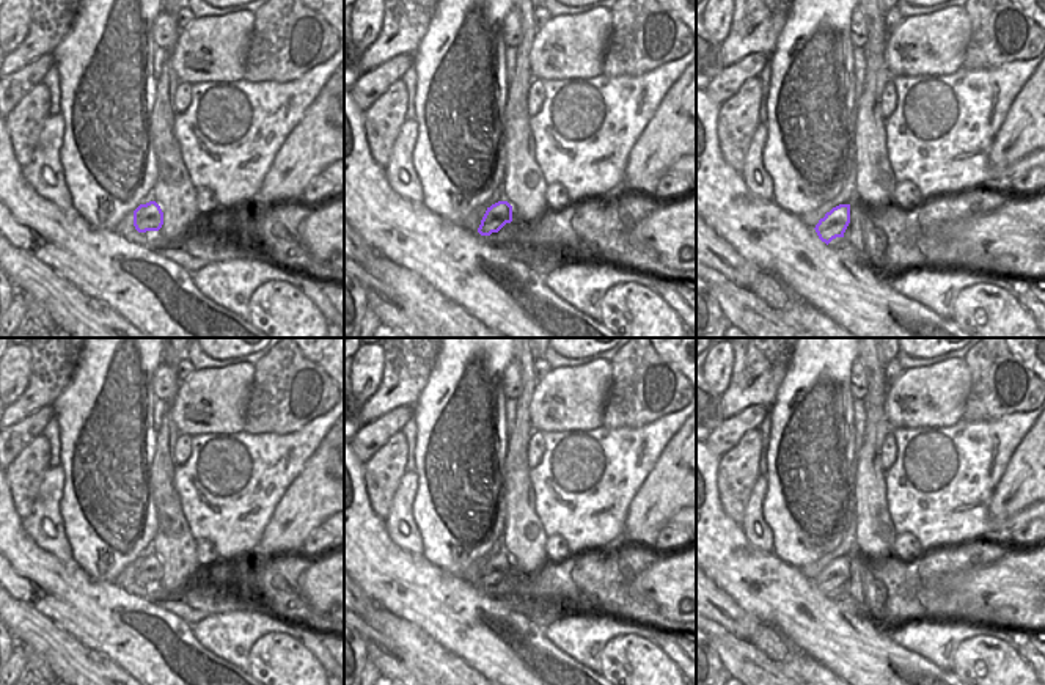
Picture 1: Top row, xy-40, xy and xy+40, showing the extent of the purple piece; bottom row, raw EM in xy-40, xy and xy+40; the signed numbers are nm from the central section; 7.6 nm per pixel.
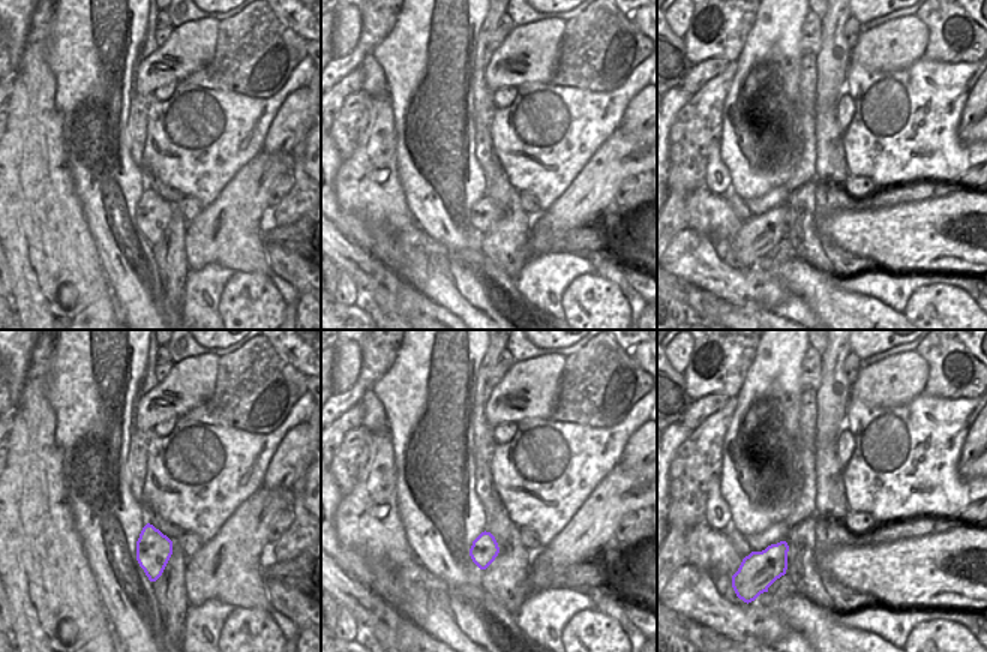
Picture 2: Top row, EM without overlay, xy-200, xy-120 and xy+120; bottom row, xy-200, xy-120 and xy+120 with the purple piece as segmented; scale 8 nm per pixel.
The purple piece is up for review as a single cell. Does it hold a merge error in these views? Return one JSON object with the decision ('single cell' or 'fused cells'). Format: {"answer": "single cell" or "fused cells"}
{"answer": "single cell"}

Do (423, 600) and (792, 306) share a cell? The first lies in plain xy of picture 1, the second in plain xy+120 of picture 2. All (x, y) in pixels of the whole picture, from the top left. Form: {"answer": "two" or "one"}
{"answer": "two"}

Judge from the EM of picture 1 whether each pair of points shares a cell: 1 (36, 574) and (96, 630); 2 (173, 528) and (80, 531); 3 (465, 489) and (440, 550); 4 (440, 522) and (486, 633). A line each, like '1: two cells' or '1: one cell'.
1: one cell
2: two cells
3: one cell
4: two cells

